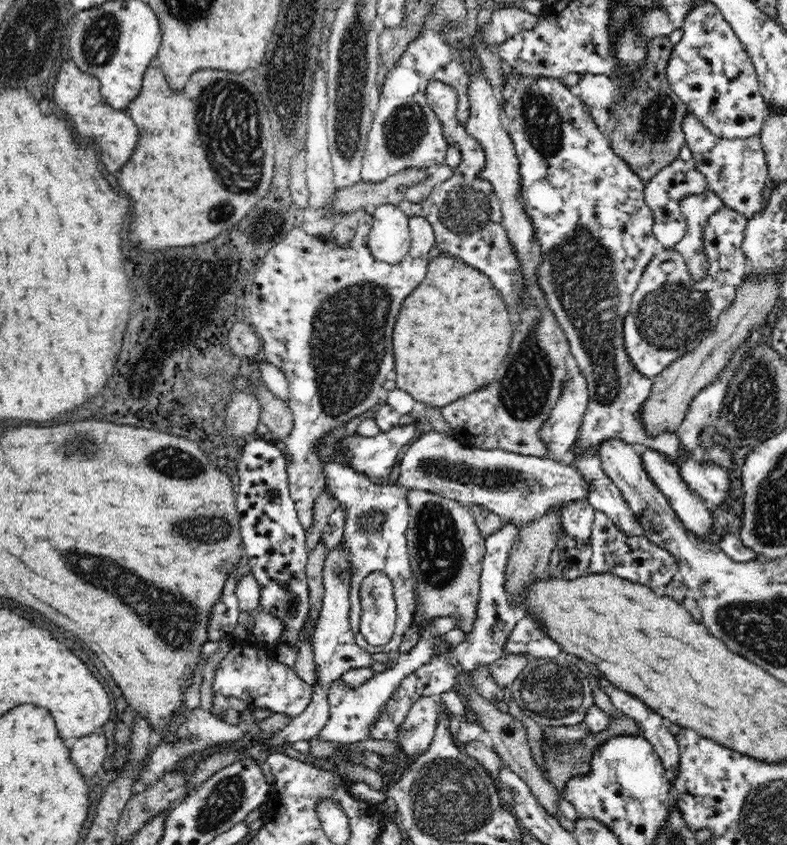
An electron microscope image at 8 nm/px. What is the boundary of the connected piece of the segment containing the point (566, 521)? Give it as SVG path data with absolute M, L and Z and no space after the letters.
M586 499L576 500L562 508L561 524L564 532L575 539L588 539L595 520L595 509Z

